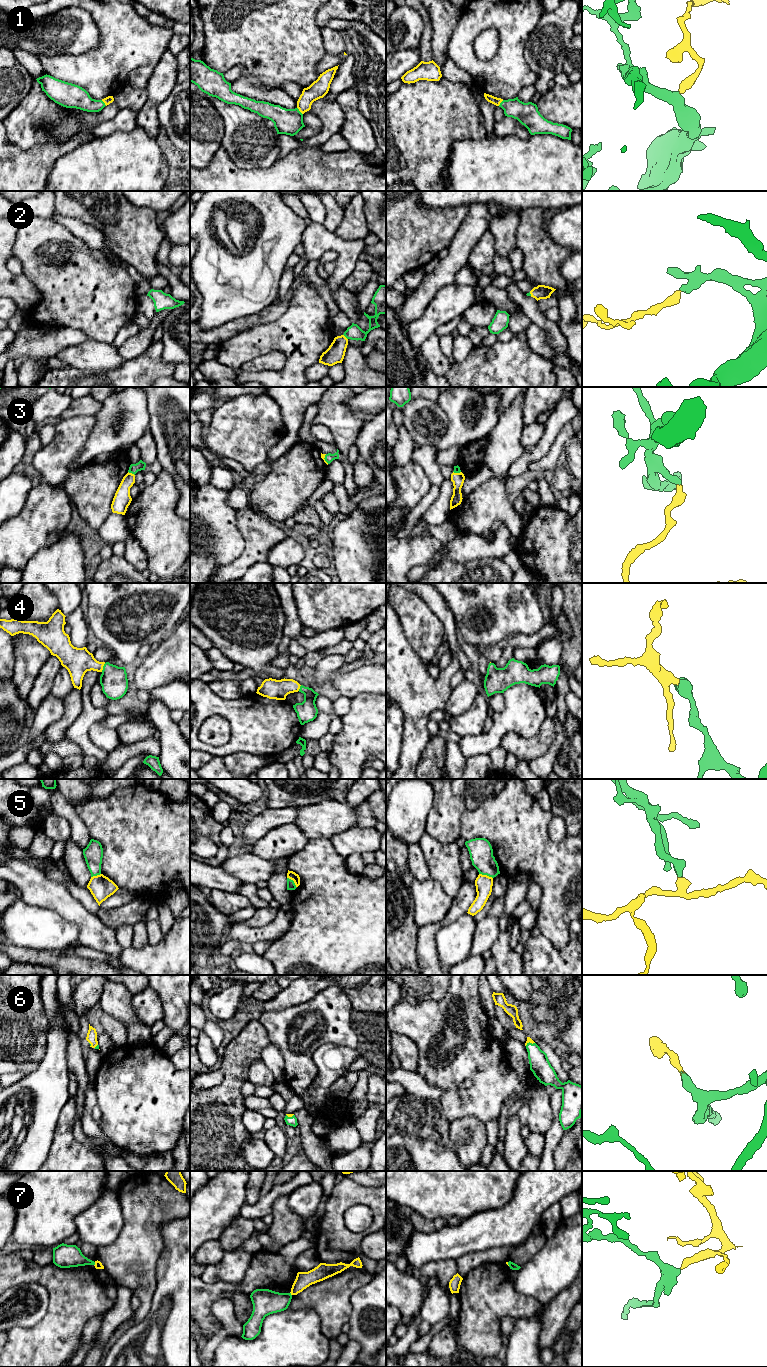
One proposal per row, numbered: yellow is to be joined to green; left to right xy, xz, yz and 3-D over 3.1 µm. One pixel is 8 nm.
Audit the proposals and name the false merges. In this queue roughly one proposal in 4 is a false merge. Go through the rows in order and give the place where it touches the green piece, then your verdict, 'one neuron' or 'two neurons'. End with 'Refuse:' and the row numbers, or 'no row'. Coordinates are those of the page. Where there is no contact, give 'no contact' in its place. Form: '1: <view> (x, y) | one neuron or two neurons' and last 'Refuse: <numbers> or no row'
1: xz (299, 111) | one neuron
2: xz (345, 336) | one neuron
3: xy (131, 472) | one neuron
4: xy (103, 667) | one neuron
5: yz (486, 874) | two neurons
6: yz (529, 1042) | one neuron
7: xy (94, 1264) | two neurons
Refuse: 5, 7

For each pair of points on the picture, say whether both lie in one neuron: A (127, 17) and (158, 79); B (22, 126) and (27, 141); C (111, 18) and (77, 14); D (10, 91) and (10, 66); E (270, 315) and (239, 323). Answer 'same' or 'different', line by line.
A: different
B: same
C: different
D: same
E: same

